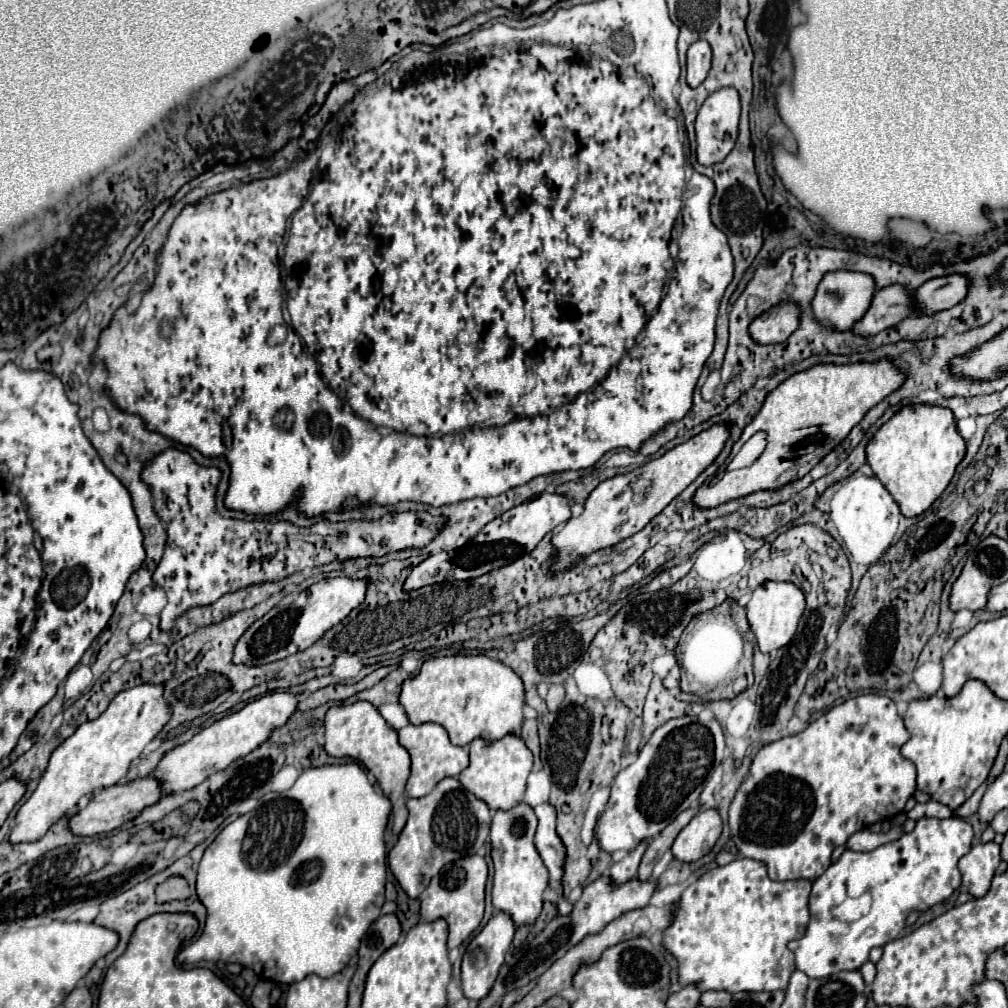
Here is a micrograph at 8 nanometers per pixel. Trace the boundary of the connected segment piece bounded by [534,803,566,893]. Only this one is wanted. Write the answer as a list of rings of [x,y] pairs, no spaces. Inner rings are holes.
[[[550,803],[534,807],[538,817],[538,829],[534,837],[534,845],[550,871],[550,883],[560,893],[560,879],[562,879],[562,863],[564,863],[564,845],[556,835],[556,809]]]

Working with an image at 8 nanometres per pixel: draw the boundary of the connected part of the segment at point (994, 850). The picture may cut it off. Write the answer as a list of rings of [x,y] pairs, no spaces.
[[[994,841],[990,843],[978,843],[974,845],[962,859],[960,859],[960,871],[962,871],[962,887],[972,897],[984,897],[988,893],[990,881],[1000,865],[1000,845]]]

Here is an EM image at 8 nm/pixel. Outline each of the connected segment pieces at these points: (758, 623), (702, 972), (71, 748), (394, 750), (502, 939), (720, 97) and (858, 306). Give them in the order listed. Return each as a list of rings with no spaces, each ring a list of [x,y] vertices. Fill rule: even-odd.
[[[768,581],[754,591],[750,603],[746,605],[746,619],[750,623],[750,629],[756,635],[756,643],[758,643],[758,649],[762,653],[772,653],[772,651],[790,643],[790,639],[796,633],[798,621],[802,617],[804,605],[806,605],[804,595],[794,583]]]
[[[740,857],[726,867],[716,867],[690,885],[680,901],[672,925],[664,931],[664,947],[678,959],[680,983],[696,983],[702,991],[778,991],[788,985],[794,971],[794,955],[786,947],[792,939],[802,939],[808,927],[808,895],[812,883],[806,879],[772,881],[766,865]]]
[[[138,685],[118,693],[98,719],[82,723],[74,735],[54,749],[38,787],[16,813],[16,825],[8,833],[8,843],[32,843],[42,839],[52,823],[76,809],[82,795],[116,785],[128,771],[130,761],[136,759],[142,749],[162,731],[168,719],[170,707],[162,697],[160,685]]]
[[[356,701],[352,705],[344,707],[332,707],[326,713],[326,743],[324,749],[332,757],[352,757],[360,761],[378,781],[384,795],[392,804],[391,816],[393,818],[392,831],[400,835],[404,829],[402,825],[407,822],[408,809],[406,808],[406,783],[410,777],[410,755],[408,751],[398,743],[398,733],[386,725],[378,709],[368,701]]]
[[[496,913],[486,927],[470,941],[466,953],[464,953],[464,961],[462,961],[462,989],[464,989],[464,997],[470,1001],[480,1001],[484,999],[484,995],[488,995],[488,991],[492,989],[498,971],[504,963],[504,955],[508,953],[510,945],[512,945],[512,937],[514,937],[514,923],[506,913]]]
[[[724,87],[712,93],[700,107],[696,117],[696,159],[700,165],[714,165],[724,159],[738,137],[738,119],[740,119],[740,99],[738,91],[732,87]]]
[[[832,271],[824,275],[820,281],[816,295],[812,299],[812,313],[818,323],[826,323],[836,331],[848,331],[870,307],[870,301],[874,297],[874,279],[864,273],[852,273],[852,271]]]

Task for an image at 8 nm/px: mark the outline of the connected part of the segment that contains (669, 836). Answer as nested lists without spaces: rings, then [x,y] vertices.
[[[698,809],[682,811],[680,815],[676,815],[676,817],[672,819],[672,823],[670,823],[658,837],[654,837],[654,839],[648,843],[648,849],[646,849],[644,857],[642,857],[642,863],[640,863],[638,873],[636,873],[636,879],[638,879],[638,881],[648,881],[648,879],[650,879],[652,869],[654,869],[654,865],[658,863],[658,859],[672,847],[676,835],[688,825],[688,821],[690,821],[696,813],[698,813]]]

